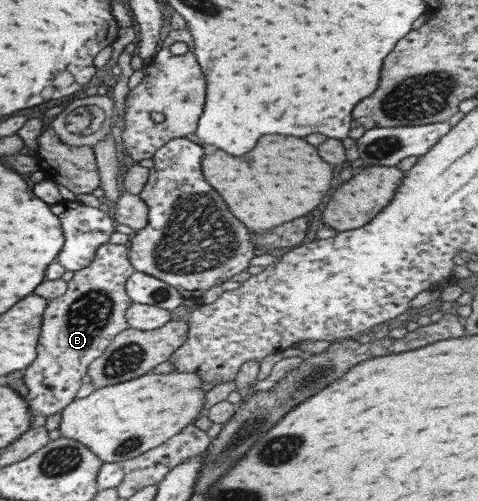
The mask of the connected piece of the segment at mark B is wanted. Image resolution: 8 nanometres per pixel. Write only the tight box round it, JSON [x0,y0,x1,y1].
[22,241,134,417]

